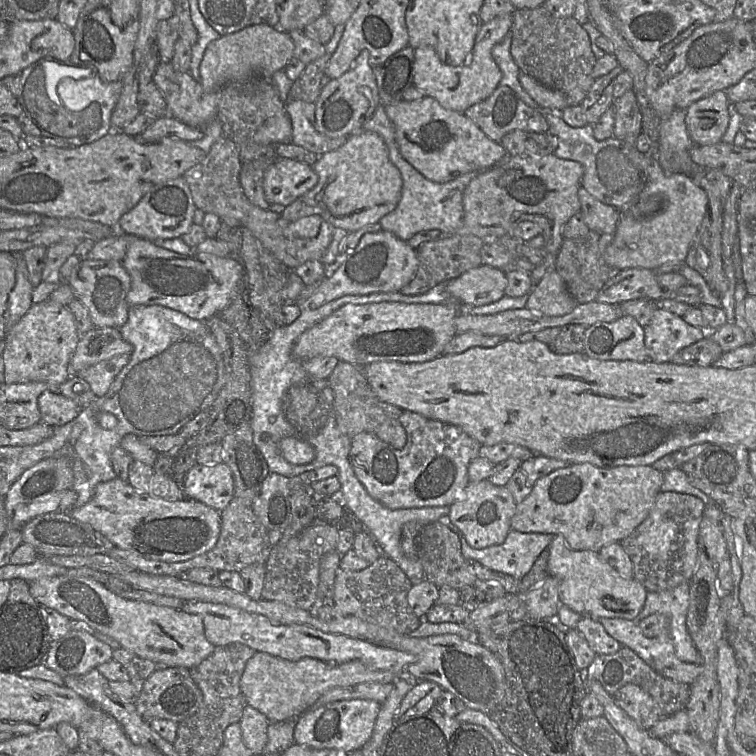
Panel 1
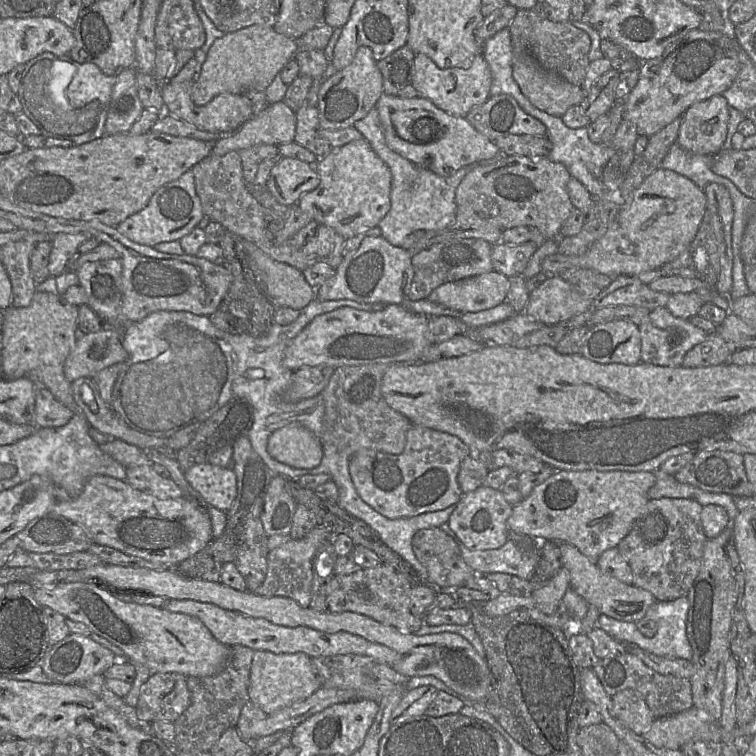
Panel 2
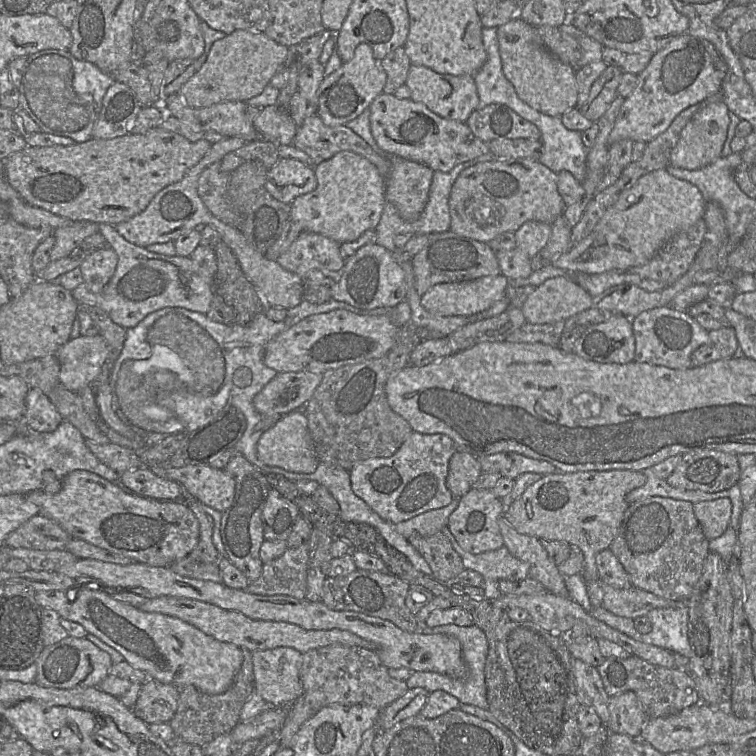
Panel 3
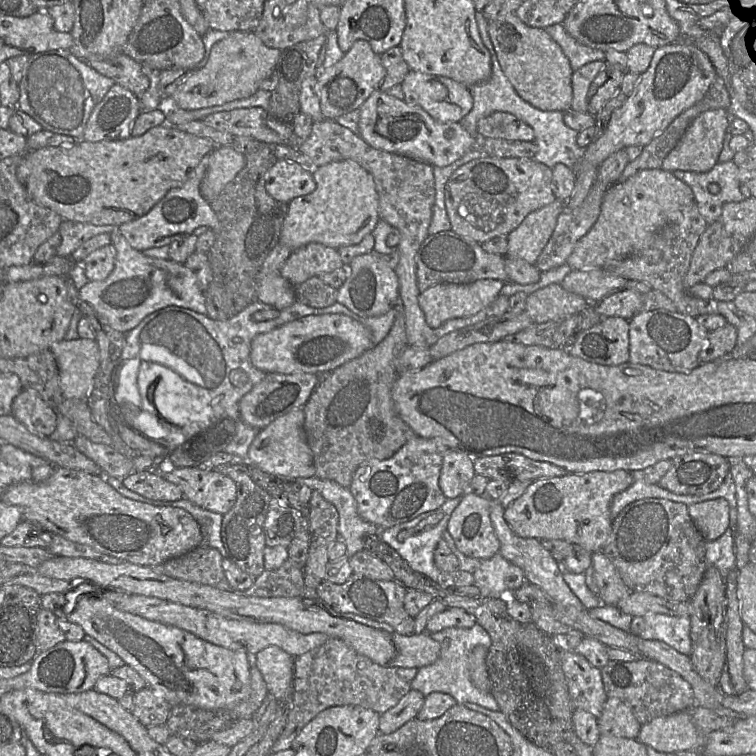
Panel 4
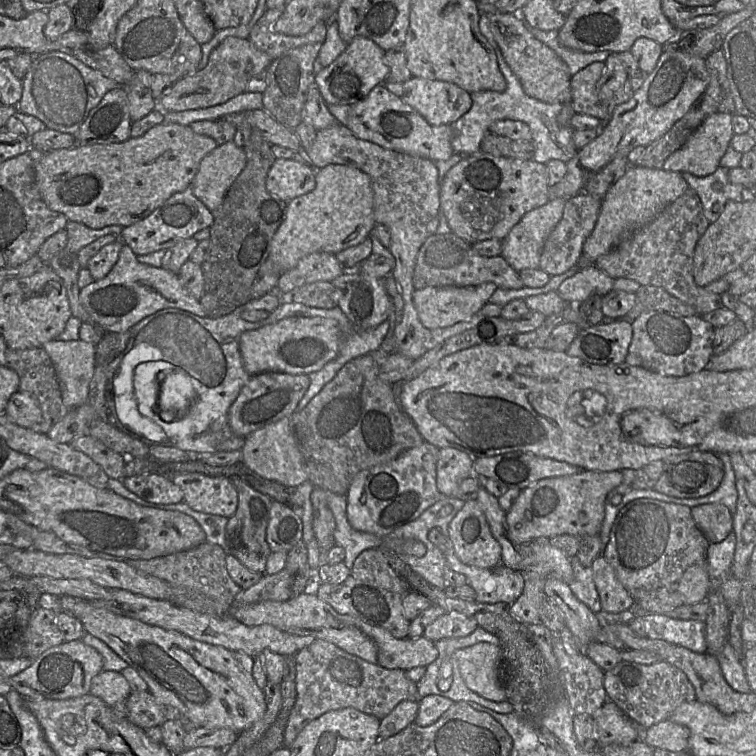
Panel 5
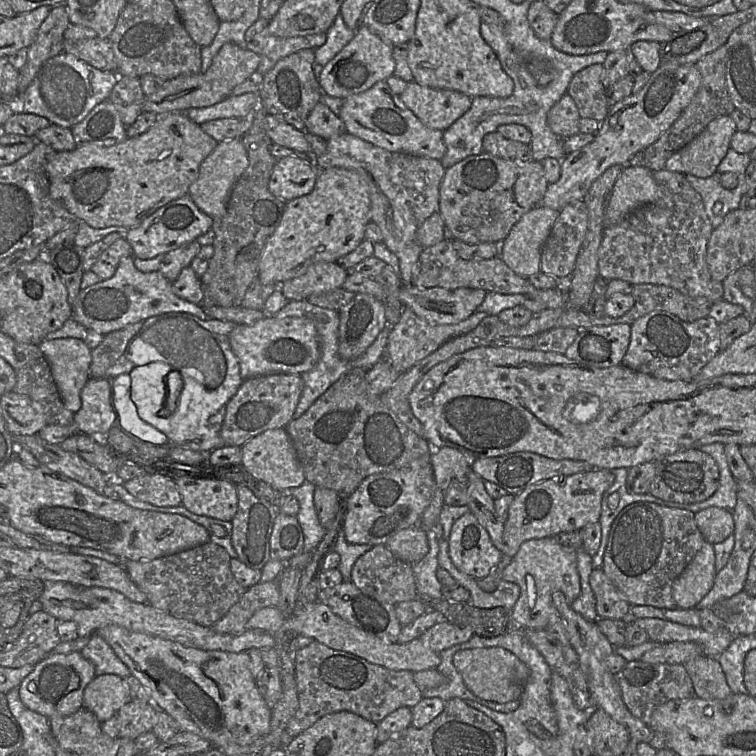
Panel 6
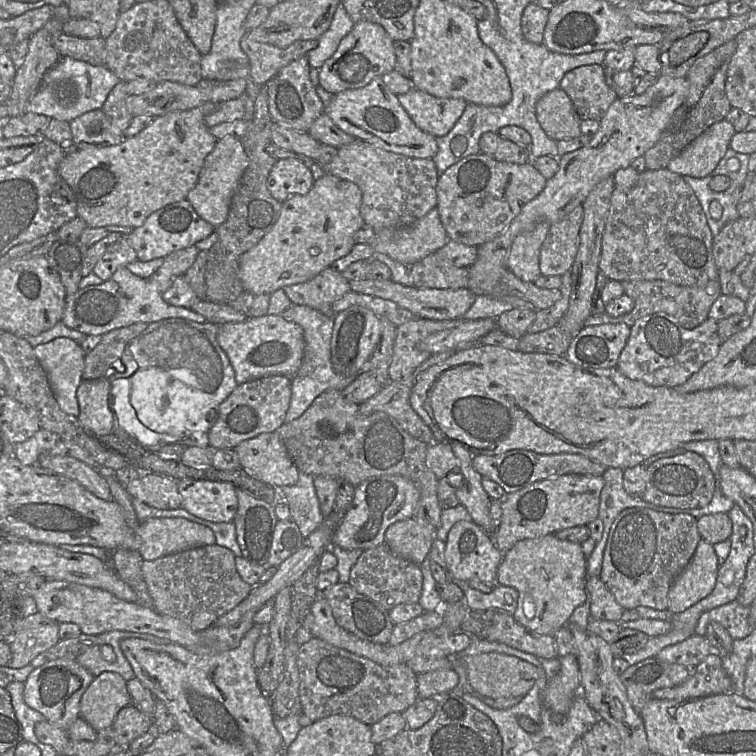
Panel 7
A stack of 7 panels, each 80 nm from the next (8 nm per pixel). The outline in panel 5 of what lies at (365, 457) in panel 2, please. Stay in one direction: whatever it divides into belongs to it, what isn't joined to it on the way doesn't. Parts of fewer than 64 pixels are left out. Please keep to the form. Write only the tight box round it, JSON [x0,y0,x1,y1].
[347,441,443,537]

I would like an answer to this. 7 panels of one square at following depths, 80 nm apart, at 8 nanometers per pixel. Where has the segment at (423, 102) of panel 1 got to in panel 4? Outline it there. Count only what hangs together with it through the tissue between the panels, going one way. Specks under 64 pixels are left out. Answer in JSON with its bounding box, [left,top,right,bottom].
[359,89,477,167]

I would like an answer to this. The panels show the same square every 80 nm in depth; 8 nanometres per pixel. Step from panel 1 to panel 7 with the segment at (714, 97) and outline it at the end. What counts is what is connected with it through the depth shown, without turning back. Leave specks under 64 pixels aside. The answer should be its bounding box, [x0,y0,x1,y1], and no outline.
[667,119,735,178]

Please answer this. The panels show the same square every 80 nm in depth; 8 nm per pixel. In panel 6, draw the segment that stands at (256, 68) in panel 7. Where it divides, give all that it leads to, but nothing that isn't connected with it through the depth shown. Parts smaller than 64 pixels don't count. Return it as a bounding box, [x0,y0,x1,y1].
[245,18,326,73]

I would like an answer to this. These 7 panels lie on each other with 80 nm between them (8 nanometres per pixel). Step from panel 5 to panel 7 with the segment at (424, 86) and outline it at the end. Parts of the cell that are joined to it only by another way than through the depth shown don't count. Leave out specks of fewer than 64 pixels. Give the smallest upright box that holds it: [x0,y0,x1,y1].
[396,87,468,137]

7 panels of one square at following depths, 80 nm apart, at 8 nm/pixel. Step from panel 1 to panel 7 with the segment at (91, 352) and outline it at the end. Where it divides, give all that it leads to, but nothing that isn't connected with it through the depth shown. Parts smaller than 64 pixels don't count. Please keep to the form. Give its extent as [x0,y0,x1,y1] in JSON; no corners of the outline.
[34,337,86,417]

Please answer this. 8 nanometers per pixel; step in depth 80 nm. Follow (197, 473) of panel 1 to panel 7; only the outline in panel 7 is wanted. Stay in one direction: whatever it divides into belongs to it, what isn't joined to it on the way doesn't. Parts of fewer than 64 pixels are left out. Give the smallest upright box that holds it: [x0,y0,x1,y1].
[178,479,238,523]

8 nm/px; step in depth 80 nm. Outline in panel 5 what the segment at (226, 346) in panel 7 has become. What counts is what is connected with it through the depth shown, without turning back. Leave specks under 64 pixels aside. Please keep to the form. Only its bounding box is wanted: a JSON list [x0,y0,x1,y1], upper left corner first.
[239,317,342,376]

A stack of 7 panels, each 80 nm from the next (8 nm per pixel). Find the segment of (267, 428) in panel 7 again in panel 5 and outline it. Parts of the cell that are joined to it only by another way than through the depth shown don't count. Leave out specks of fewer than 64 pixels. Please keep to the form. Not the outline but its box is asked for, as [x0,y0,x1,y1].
[228,372,310,436]

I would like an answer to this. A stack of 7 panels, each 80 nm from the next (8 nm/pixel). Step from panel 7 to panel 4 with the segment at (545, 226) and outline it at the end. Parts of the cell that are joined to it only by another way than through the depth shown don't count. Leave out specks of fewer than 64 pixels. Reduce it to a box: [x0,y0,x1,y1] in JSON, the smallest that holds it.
[507,199,565,265]

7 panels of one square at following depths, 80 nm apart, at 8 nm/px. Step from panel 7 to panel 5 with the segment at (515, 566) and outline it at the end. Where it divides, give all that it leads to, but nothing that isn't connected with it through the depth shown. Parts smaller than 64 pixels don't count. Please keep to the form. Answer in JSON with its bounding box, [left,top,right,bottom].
[510,538,574,625]

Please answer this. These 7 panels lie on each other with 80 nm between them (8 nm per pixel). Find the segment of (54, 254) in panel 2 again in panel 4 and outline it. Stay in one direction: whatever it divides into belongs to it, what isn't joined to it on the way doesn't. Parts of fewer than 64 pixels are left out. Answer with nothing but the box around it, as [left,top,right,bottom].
[56,219,118,257]

